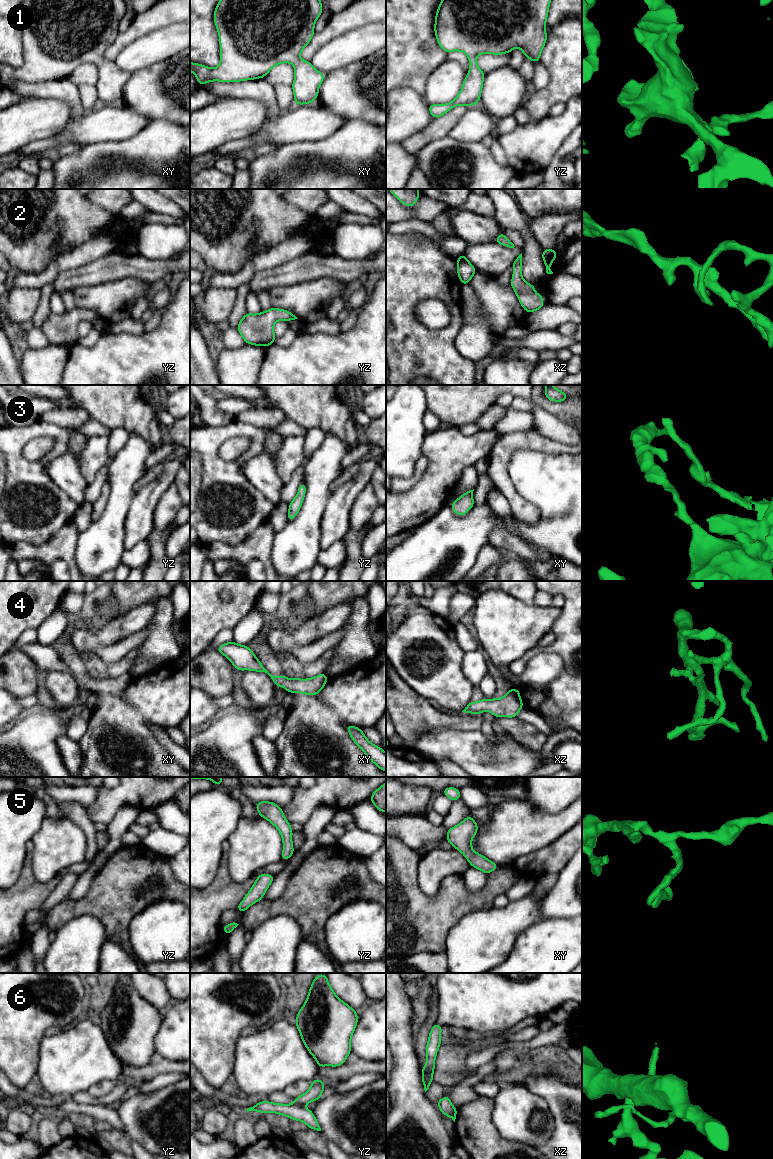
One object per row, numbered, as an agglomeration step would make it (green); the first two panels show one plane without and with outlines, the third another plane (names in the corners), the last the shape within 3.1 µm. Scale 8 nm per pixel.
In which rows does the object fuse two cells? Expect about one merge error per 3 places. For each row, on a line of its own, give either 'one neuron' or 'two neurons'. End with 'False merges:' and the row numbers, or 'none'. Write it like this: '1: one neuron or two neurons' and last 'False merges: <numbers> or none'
1: one neuron
2: one neuron
3: one neuron
4: one neuron
5: one neuron
6: two neurons
False merges: 6

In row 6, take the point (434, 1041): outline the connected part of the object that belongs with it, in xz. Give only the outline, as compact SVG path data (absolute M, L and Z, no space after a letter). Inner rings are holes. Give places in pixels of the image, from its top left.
M435 1023L430 1030L428 1042L426 1045L426 1065L422 1068L422 1076L427 1076L428 1080L433 1081L433 1072L435 1069L435 1058L441 1045L441 1031L443 1026Z

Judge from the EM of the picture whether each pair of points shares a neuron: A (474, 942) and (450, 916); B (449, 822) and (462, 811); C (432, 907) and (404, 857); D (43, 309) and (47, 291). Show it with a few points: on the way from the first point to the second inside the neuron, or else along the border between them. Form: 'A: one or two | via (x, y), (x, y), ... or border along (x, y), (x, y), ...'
A: two | border along (476, 910), (466, 914), (449, 931), (445, 944)
B: one | via (452, 819), (459, 812)
C: one | via (419, 898), (404, 883), (404, 870)
D: one | via (43, 305), (45, 295)

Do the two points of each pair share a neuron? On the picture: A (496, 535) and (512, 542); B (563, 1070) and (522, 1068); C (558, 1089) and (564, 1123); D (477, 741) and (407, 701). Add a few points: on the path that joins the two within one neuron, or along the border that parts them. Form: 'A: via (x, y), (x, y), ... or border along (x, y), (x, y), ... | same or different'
A: via (500, 538), (508, 542) | same
B: via (553, 1069), (532, 1069) | same
C: via (562, 1097), (564, 1099), (564, 1115) | same
D: border along (436, 728), (479, 730) | different

